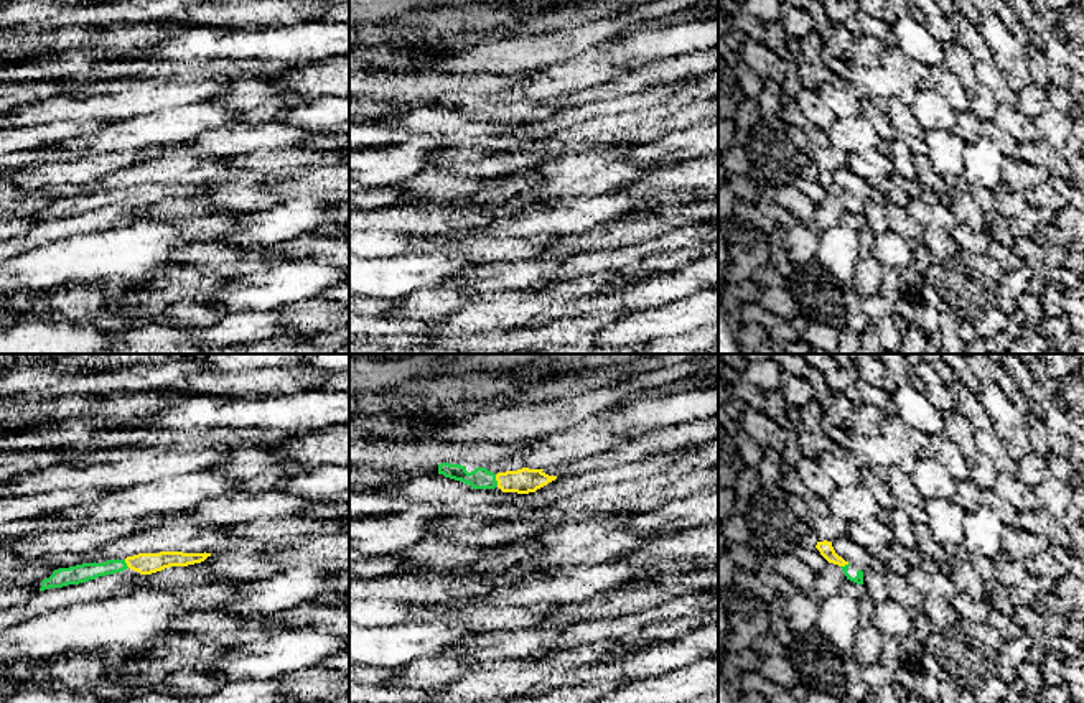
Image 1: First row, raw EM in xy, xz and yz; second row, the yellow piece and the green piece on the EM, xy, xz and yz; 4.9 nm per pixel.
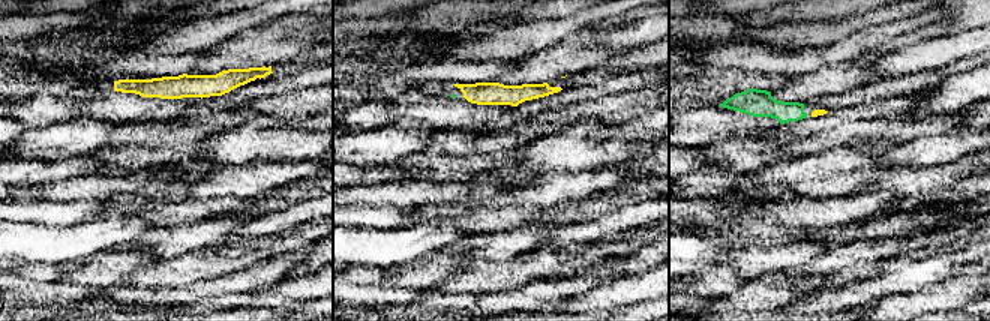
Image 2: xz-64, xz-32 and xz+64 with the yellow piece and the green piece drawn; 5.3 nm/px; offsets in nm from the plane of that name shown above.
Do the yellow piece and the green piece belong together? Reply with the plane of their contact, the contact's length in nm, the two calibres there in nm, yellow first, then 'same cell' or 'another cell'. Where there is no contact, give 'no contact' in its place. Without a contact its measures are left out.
contact in xz; length 60 nm; calibres 130 and 100 nm; same cell

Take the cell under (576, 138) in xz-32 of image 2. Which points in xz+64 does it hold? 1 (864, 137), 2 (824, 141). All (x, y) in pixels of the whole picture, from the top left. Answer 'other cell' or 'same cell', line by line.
1: other cell
2: other cell

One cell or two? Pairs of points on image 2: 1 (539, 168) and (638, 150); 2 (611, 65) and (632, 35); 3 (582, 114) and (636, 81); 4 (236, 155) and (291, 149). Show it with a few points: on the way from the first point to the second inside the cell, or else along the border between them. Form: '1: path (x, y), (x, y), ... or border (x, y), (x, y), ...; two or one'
1: path (563, 152), (614, 150); one
2: border (653, 42), (629, 51); two
3: border (639, 89), (609, 95); two
4: path (249, 149), (278, 149); one

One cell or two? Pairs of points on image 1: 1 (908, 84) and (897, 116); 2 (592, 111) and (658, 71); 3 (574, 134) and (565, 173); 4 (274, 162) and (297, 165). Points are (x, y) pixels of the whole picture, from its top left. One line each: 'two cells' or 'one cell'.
1: two cells
2: two cells
3: two cells
4: one cell

